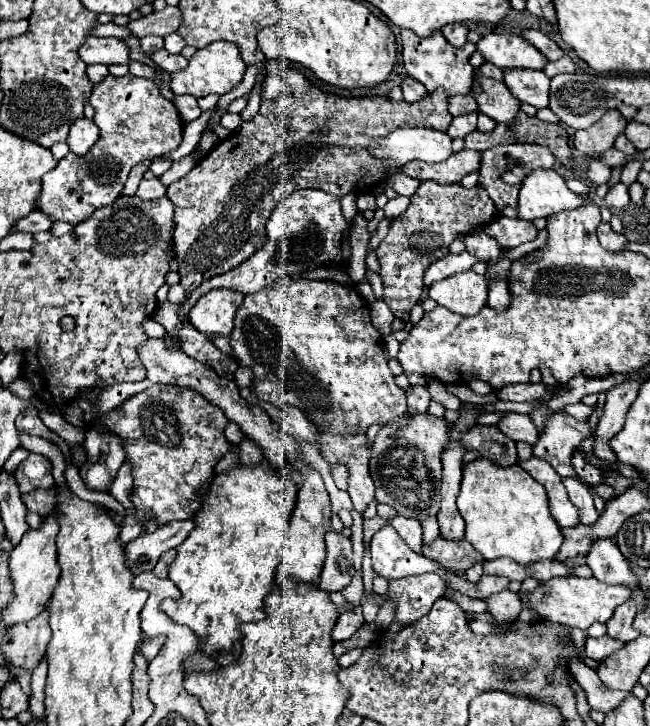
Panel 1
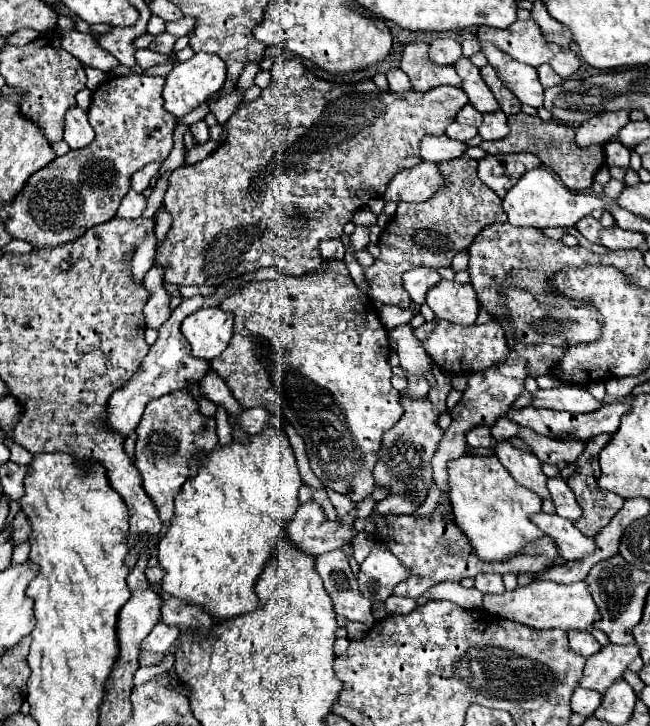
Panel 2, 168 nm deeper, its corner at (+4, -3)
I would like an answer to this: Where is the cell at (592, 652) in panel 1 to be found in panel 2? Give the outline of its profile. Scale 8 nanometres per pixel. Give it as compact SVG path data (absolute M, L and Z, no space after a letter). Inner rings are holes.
M569 631L569 645L573 651L581 653L583 657L591 657L601 649L597 639L589 631Z

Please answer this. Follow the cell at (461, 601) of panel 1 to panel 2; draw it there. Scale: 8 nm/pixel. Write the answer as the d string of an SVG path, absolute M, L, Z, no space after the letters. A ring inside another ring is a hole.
M391 595L385 601L386 611L389 616L406 615L416 606L417 603L413 599L397 597L395 595Z

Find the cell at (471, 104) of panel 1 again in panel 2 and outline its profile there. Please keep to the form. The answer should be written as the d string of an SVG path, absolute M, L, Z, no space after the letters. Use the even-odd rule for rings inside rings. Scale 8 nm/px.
M465 105L465 107L461 107L461 111L457 113L457 123L461 123L461 125L473 125L473 127L479 127L481 125L481 113L477 113L471 105Z

